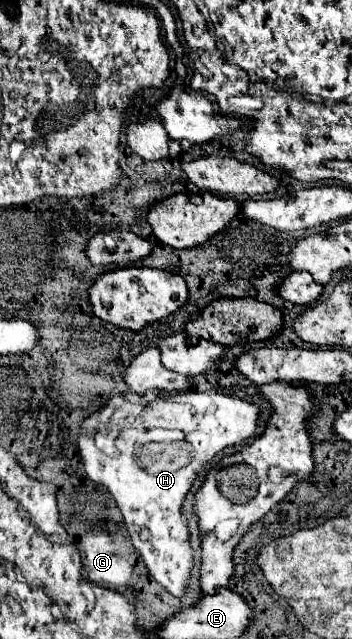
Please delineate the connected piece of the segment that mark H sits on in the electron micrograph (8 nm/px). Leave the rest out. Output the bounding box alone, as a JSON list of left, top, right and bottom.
[76,391,260,597]

